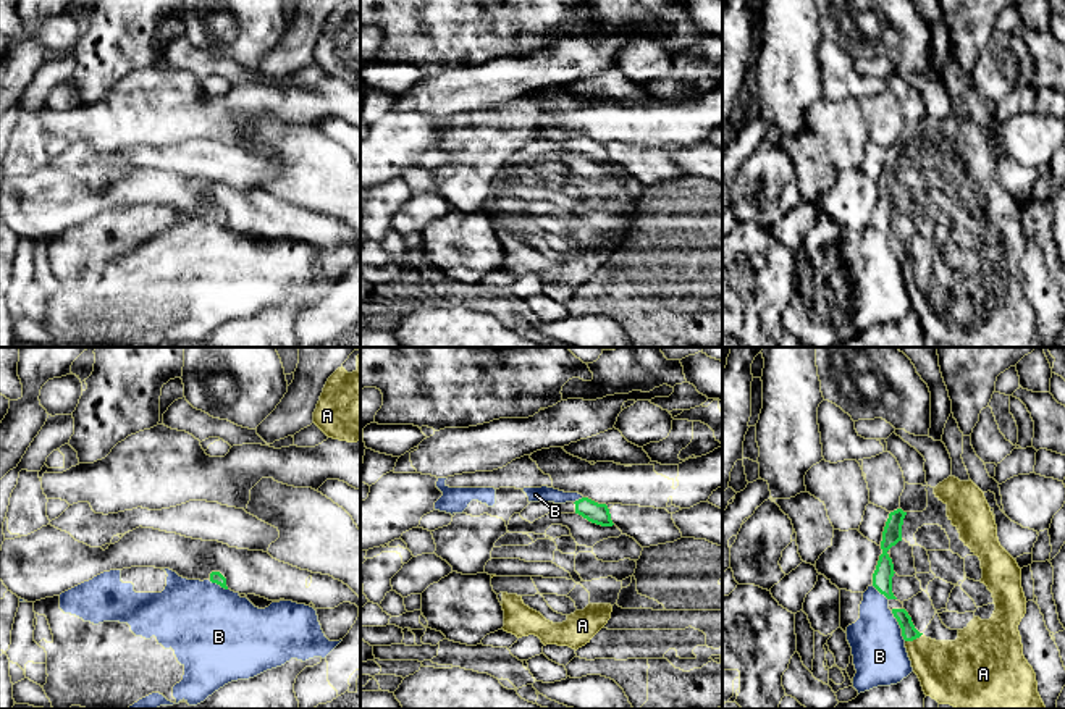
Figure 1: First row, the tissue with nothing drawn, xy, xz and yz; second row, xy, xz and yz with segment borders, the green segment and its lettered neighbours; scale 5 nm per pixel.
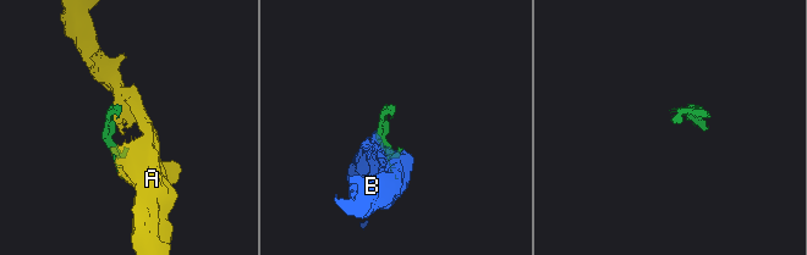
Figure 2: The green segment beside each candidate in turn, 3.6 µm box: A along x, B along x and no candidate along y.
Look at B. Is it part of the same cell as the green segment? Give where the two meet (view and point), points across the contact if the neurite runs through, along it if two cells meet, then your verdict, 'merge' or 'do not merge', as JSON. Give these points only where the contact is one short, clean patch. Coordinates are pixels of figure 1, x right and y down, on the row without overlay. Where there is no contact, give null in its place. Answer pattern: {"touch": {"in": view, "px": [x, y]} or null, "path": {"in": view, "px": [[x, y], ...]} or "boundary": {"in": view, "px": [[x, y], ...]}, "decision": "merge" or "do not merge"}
{"touch": {"in": "yz", "px": [899, 262]}, "decision": "do not merge"}

